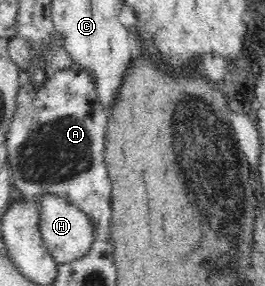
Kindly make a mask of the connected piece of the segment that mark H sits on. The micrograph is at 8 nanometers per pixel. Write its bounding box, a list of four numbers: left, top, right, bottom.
[39,194,94,265]

